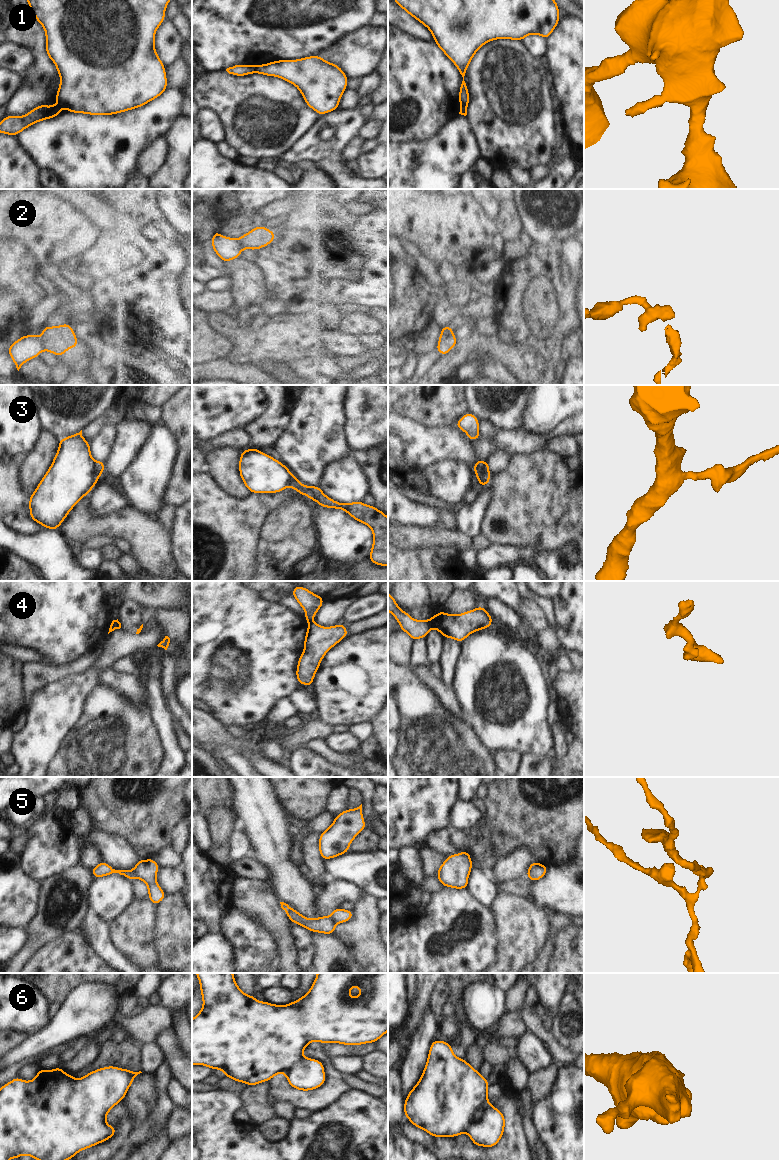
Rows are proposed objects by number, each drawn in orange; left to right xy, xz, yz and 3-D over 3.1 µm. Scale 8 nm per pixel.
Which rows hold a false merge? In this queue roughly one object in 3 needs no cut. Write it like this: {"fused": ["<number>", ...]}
{"fused": ["1", "2", "3", "4", "5"]}

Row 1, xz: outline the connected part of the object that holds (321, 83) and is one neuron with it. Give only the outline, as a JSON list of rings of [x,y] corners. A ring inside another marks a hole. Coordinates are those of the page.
[[[318,55],[256,65],[255,73],[279,77],[295,85],[301,92],[305,103],[320,116],[338,109],[341,96],[347,90],[348,76],[338,65],[327,62]]]

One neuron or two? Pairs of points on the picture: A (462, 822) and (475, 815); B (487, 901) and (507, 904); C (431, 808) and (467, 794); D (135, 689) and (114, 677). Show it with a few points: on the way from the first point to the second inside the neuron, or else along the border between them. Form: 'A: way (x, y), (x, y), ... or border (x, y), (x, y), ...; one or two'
A: way (465, 819), (472, 815); one
B: border (498, 889), (498, 894), (489, 907); two
C: border (459, 787), (457, 799); two
D: way (130, 684), (119, 681); one

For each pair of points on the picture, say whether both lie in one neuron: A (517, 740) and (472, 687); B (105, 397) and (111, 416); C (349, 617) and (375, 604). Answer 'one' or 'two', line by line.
A: one
B: two
C: one

